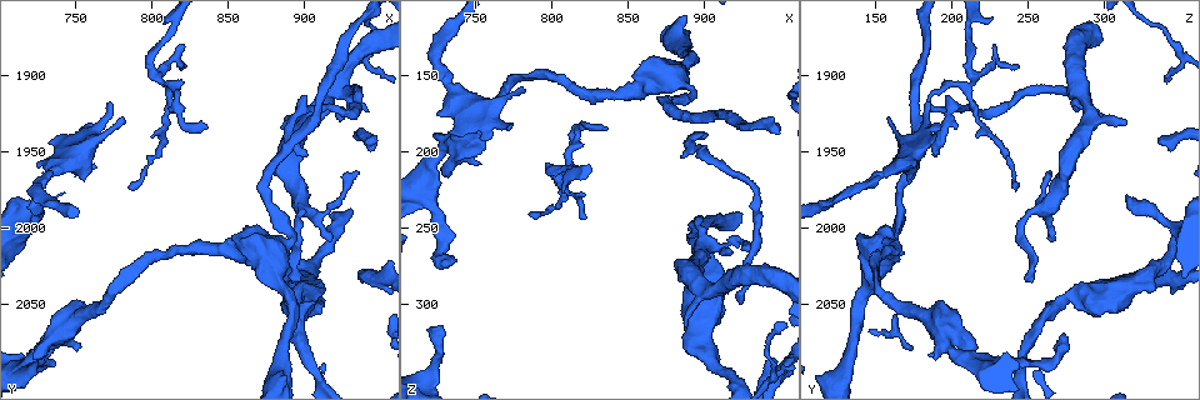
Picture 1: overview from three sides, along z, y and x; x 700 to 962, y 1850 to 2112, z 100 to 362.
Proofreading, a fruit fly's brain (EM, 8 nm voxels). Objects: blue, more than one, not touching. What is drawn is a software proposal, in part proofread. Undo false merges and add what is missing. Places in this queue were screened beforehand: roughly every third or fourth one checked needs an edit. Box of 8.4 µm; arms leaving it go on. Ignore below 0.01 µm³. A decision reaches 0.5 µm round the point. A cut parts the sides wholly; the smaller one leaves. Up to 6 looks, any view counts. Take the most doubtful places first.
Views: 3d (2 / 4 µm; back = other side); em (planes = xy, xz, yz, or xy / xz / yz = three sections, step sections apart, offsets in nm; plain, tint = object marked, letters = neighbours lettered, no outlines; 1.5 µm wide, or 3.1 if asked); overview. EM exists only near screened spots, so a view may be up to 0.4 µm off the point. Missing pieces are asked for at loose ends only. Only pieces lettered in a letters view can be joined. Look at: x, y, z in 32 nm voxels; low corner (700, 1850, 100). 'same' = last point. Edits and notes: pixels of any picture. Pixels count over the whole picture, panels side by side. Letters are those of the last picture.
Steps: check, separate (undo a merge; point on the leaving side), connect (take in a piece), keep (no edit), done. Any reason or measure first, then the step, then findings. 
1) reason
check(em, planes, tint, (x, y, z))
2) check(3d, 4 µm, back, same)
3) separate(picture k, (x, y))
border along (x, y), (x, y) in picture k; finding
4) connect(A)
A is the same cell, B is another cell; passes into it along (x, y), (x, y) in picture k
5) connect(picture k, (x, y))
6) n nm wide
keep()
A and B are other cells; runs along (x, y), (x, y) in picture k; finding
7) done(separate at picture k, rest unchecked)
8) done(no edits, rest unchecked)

an open end
check(em, planes, plain, (728, 1980, 314))

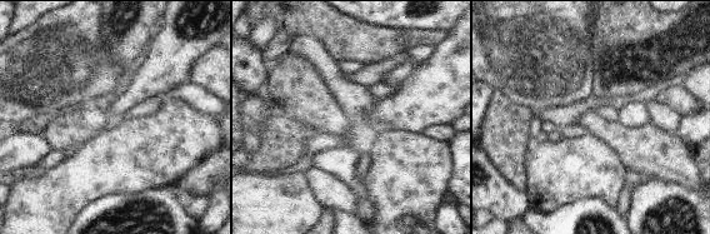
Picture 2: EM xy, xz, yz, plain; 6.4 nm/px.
check(em, planes, tint, same)

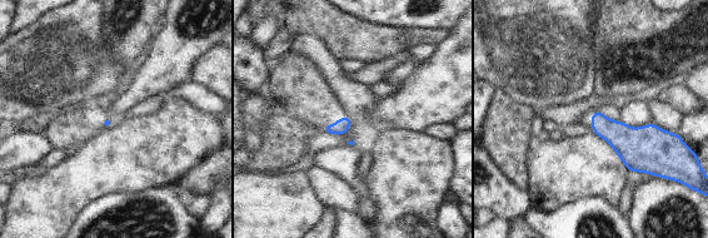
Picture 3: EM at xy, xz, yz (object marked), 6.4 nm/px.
see the neighbours
check(em, planes, letters, same)

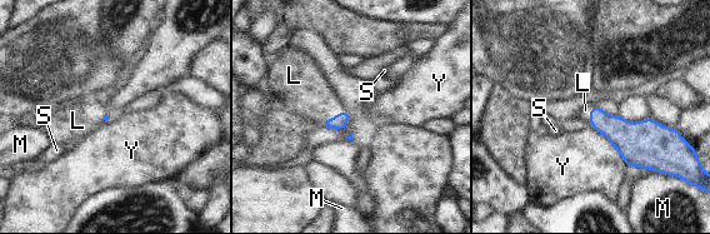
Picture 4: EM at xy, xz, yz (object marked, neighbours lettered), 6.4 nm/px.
connect(L)
L is the same cell, M, S and Y are other cells; passes into it along (340, 122), (333, 118), (305, 91) in picture 4; the neuron continues

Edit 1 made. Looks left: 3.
see it whole again
check(overview)

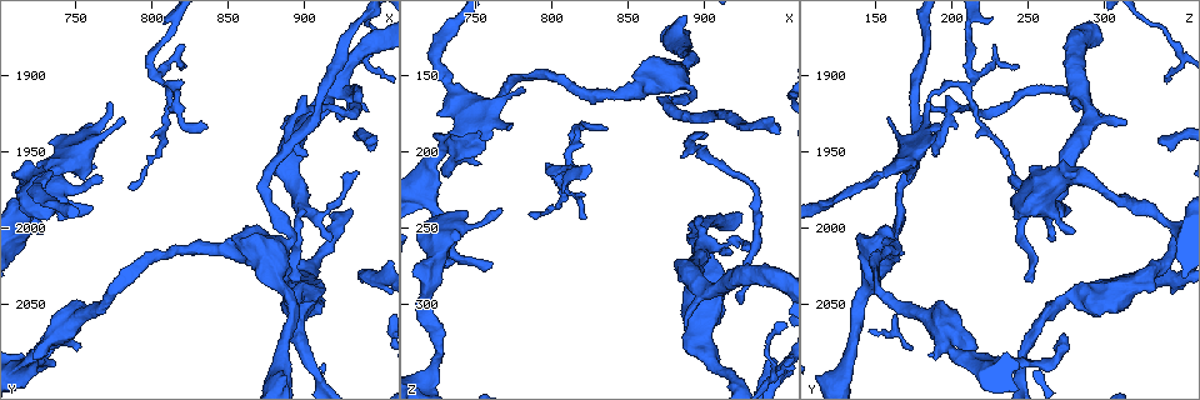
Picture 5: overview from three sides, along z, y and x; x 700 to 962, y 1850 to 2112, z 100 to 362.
free end
check(em, yz, step 8, letters, (734, 2070, 274))

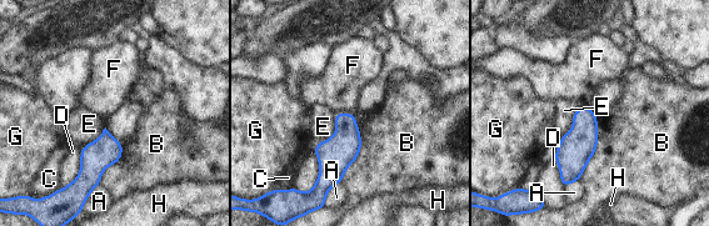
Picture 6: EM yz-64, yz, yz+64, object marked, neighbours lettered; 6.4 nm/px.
keep()
A, B, C, D, E, F, G and H are other cells; border along (597, 114), (597, 149), (579, 179) in picture 6; none of them fits

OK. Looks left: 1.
done(connect at picture 4, rest unchecked)

